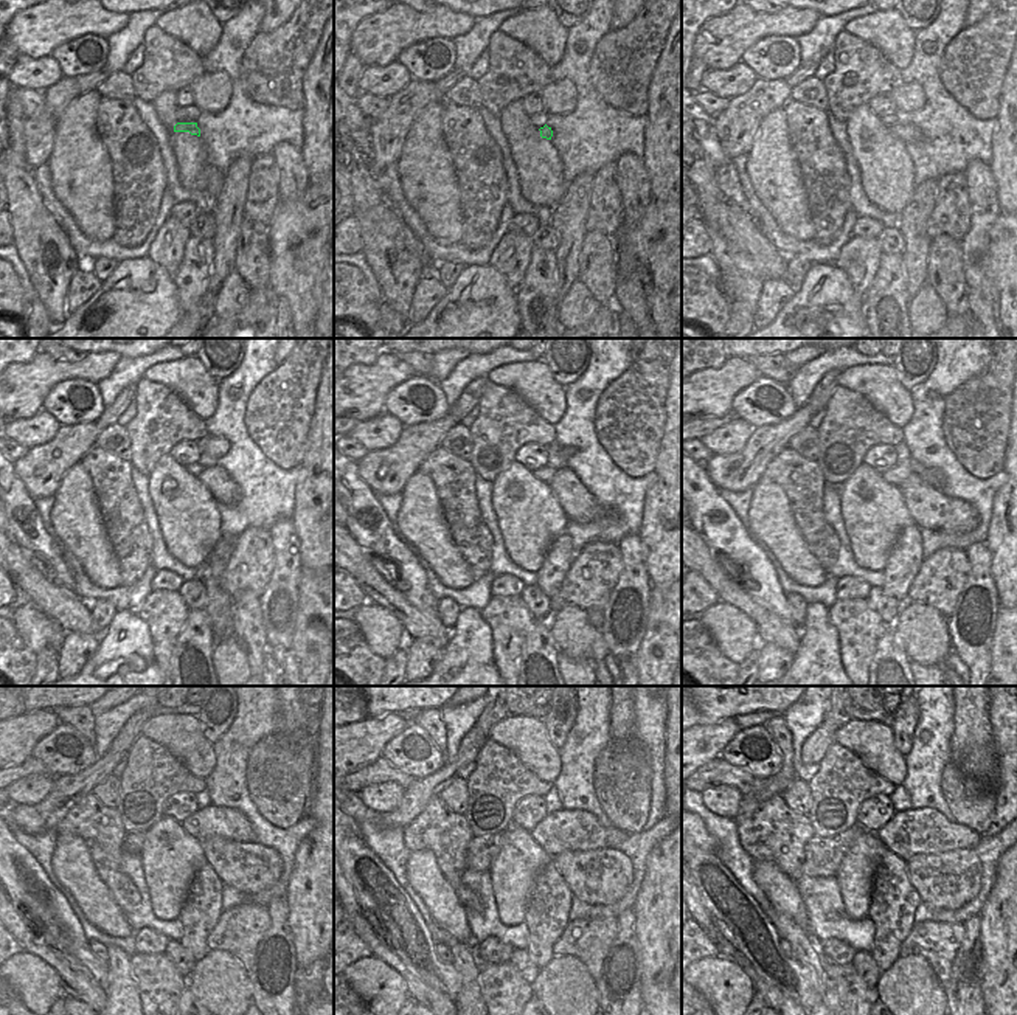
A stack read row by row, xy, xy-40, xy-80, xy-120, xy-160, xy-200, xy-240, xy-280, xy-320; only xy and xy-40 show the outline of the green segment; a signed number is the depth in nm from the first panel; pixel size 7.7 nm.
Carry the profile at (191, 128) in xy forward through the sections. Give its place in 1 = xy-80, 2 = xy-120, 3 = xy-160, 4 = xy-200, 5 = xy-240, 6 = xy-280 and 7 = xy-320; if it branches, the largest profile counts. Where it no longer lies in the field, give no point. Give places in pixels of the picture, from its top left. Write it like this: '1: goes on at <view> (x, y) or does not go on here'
1: goes on at xy-80 (905, 132)
2: goes on at xy-120 (218, 481)
3: goes on at xy-160 (578, 503)
4: goes on at xy-200 (929, 508)
5: goes on at xy-240 (249, 868)
6: goes on at xy-280 (603, 876)
7: goes on at xy-320 (951, 879)

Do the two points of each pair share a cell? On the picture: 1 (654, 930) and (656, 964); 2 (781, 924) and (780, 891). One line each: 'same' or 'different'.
1: same
2: different

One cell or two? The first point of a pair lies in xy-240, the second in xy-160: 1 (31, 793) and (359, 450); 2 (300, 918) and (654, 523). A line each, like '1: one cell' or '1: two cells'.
1: two cells
2: one cell

